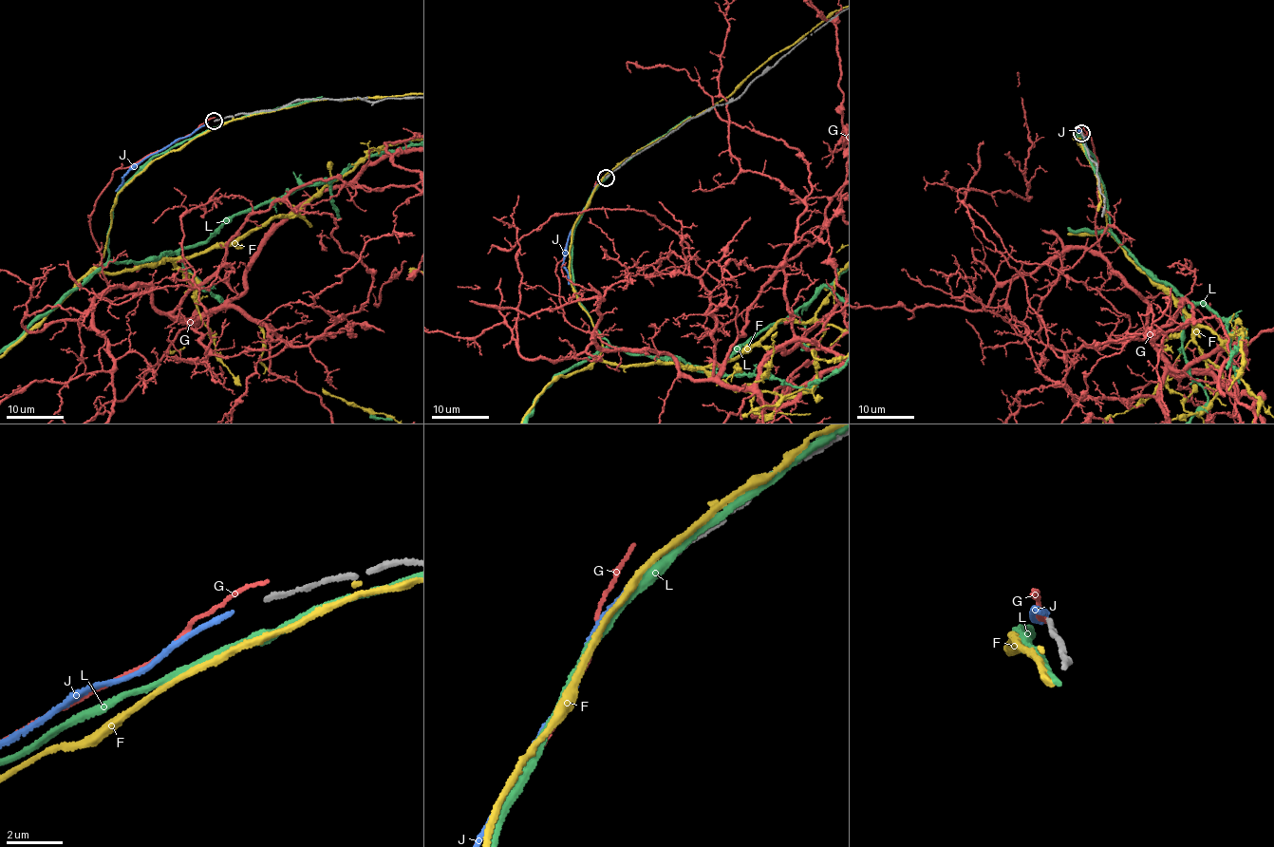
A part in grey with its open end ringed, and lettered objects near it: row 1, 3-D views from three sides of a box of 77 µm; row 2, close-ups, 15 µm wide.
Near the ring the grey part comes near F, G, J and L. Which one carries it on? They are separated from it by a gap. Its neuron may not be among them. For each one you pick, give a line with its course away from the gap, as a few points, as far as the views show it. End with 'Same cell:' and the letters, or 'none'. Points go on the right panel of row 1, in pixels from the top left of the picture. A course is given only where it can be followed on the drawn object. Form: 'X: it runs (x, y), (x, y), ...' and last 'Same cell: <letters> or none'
J: it runs (1080, 130), (1077, 131), (1080, 132), (1092, 156)
Same cell: J

